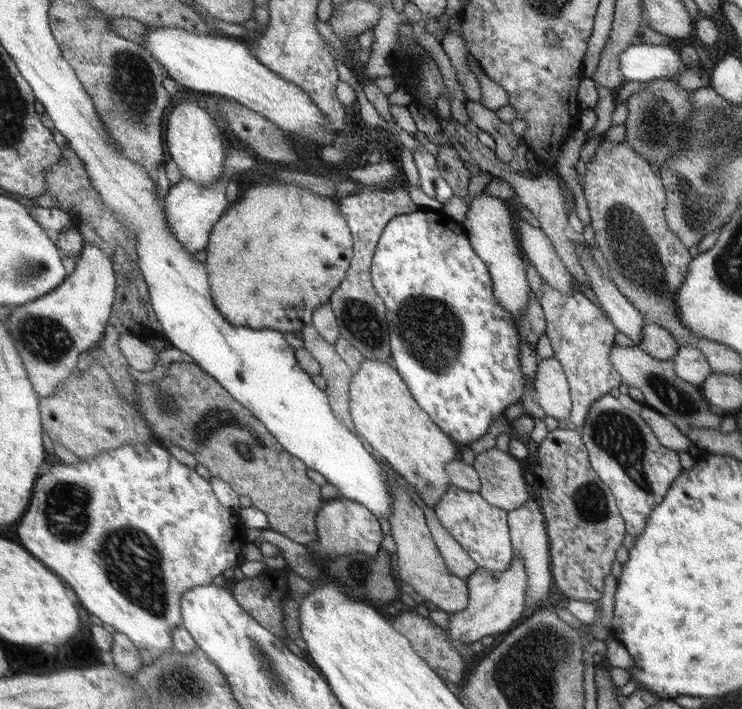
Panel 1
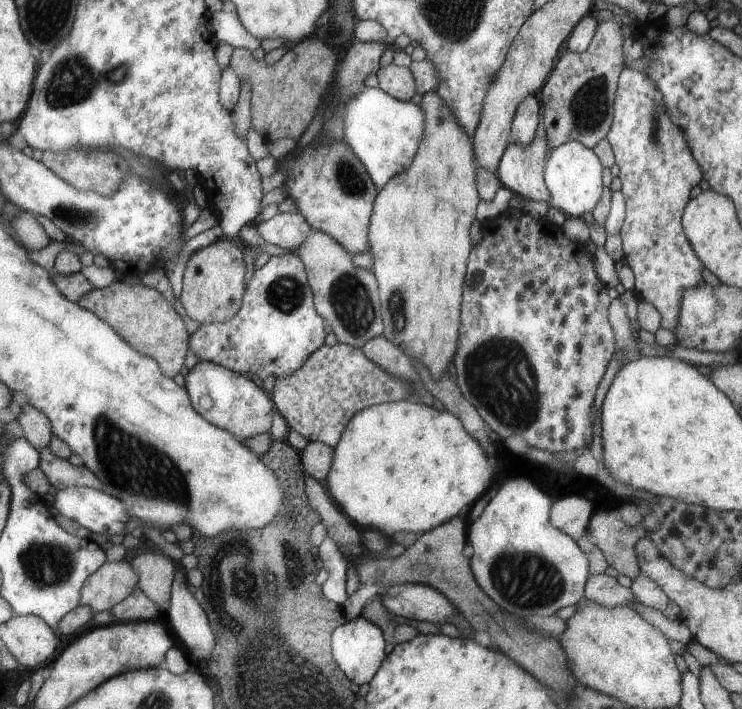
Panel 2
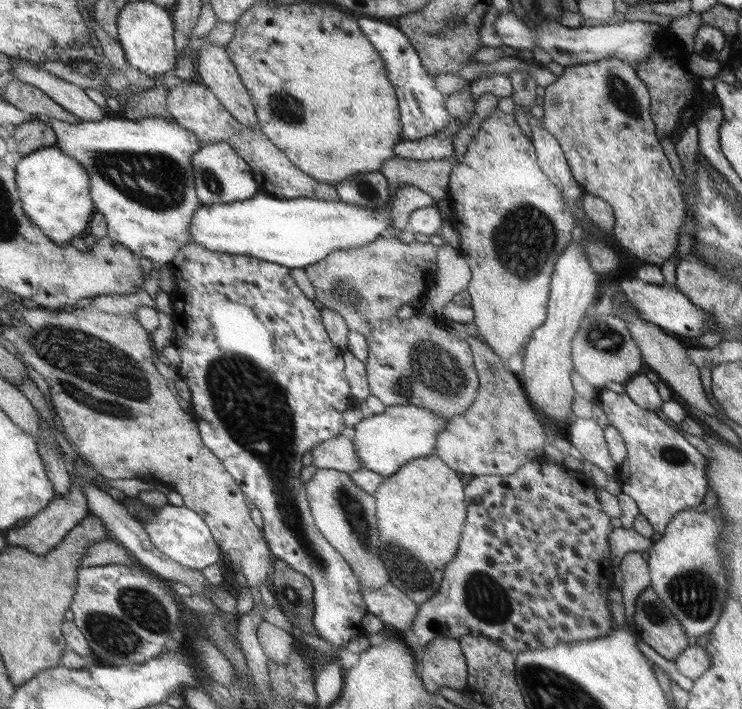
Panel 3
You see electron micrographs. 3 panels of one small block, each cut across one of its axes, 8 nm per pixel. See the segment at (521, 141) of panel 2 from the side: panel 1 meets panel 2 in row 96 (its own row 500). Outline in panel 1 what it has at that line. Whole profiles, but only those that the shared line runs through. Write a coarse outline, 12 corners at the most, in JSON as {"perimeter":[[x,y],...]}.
{"perimeter":[[531,497],[506,511],[534,610],[549,604],[546,526]]}

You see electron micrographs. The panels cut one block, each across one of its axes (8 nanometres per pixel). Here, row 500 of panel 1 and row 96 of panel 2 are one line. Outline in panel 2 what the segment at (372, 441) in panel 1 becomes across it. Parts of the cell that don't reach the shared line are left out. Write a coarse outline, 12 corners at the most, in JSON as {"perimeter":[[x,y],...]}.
{"perimeter":[[435,91],[368,238],[382,336],[434,379],[456,354],[479,204]]}

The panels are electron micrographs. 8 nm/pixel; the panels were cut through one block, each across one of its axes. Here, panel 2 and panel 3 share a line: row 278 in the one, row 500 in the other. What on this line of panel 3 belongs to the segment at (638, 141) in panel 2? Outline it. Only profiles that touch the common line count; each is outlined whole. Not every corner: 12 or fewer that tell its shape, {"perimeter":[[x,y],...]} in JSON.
{"perimeter":[[599,389],[622,436],[615,480],[652,530],[701,505],[706,458],[625,393]]}

